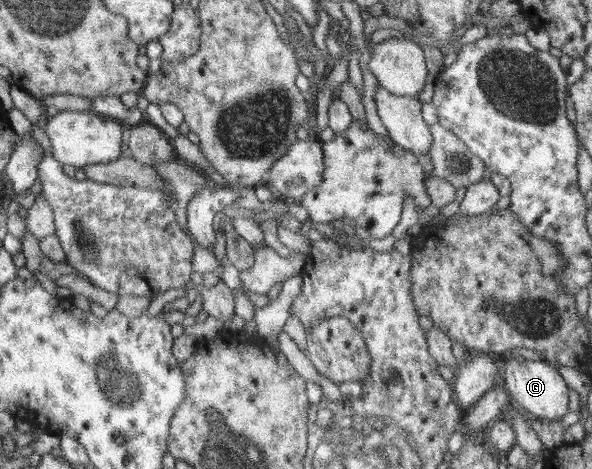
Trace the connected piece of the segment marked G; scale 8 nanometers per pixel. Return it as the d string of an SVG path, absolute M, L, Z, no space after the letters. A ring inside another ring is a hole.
M514 354L504 364L504 380L502 382L508 386L513 404L526 412L527 415L554 421L562 418L568 412L568 392L570 388L551 363L520 360Z

